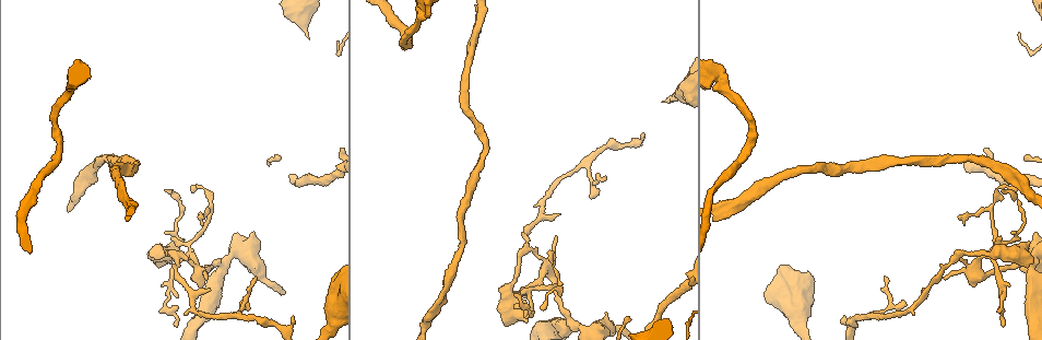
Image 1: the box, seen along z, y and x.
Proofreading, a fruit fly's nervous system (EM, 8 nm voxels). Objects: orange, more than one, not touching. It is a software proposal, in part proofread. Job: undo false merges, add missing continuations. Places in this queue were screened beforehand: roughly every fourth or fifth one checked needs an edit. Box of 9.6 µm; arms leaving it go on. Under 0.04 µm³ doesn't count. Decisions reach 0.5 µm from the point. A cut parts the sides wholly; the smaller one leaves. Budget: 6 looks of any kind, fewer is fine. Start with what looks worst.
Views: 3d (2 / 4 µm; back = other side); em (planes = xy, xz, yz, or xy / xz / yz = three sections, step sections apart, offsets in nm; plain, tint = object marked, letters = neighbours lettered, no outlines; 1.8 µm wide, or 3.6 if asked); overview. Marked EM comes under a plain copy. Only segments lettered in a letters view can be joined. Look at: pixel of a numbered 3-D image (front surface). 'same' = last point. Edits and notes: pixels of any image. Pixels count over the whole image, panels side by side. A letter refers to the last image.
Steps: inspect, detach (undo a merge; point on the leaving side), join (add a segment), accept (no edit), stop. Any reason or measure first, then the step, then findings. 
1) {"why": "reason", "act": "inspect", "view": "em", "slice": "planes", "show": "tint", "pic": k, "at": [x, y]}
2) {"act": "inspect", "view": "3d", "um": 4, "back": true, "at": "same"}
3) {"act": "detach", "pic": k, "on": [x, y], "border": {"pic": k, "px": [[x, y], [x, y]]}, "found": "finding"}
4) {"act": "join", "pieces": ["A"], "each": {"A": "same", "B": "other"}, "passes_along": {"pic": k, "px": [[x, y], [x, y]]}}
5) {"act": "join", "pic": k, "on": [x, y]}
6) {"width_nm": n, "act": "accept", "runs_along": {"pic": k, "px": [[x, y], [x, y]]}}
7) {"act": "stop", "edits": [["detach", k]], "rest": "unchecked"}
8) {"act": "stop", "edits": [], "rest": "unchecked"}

{"why": "thin end", "act": "inspect", "view": "em", "slice": "planes", "show": "letters", "pic": 1, "at": [640, 137]}

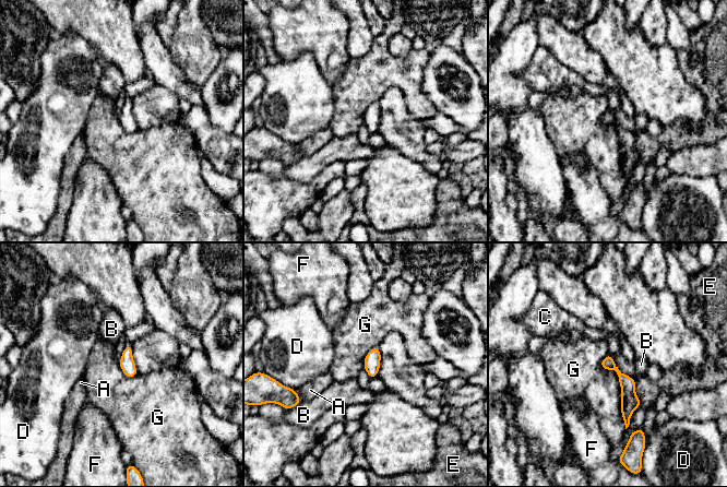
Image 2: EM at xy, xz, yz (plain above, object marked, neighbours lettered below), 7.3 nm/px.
{"width_nm": 90, "act": "accept", "each": {"A": "other", "B": "other", "C": "other", "D": "other", "E": "other", "F": "other", "G": "other"}, "border": {"pic": 2, "px": [[607, 353], [626, 428]]}, "found": "no lettered segment goes on from it"}

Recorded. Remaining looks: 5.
{"why": "branch stops here", "act": "inspect", "view": "3d", "um": 4, "pic": 1, "at": [515, 295]}

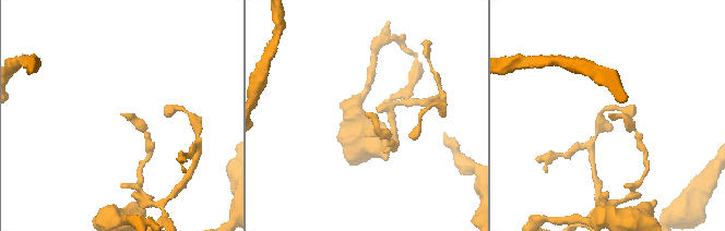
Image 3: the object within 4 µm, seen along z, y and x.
{"why": "now the EM", "act": "inspect", "view": "em", "slice": "xz", "step": 4, "show": "tint", "pic": 3, "at": [367, 115]}

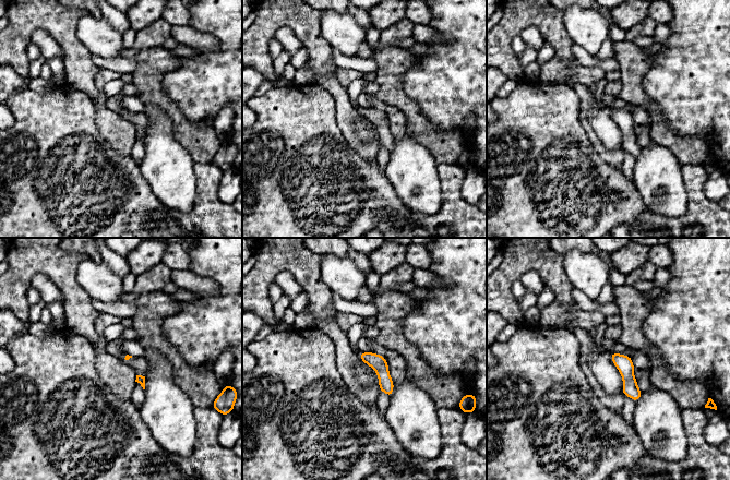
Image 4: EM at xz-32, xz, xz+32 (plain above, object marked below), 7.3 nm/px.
{"why": "another direction", "act": "inspect", "view": "em", "slice": "xy", "step": 8, "show": "letters", "at": "same"}

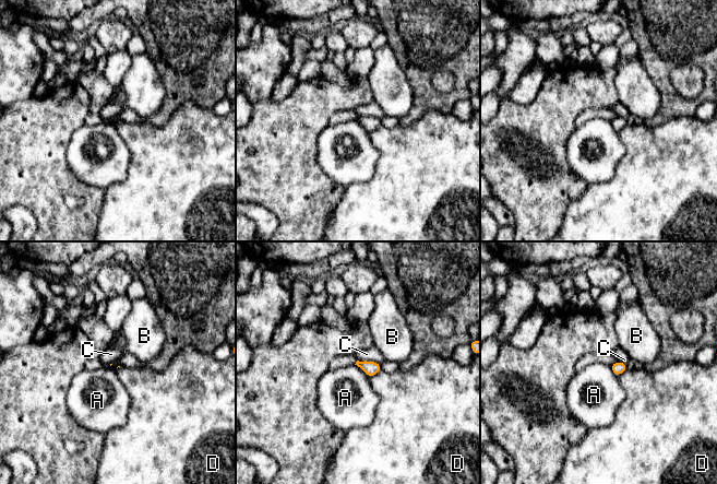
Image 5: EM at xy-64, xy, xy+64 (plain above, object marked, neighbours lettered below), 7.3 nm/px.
{"act": "accept", "each": {"A": "other", "B": "other", "C": "other", "D": "other"}, "border": {"pic": 5, "px": [[355, 364], [369, 377]]}, "found": "no lettered segment goes on from it"}

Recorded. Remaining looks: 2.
{"why": "branch stops here", "act": "inspect", "view": "em", "um": 3.6, "slice": "planes", "show": "letters", "pic": 1, "at": [203, 225]}

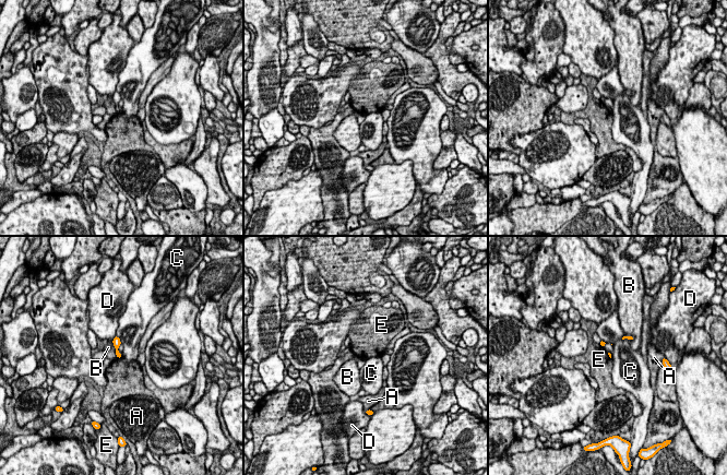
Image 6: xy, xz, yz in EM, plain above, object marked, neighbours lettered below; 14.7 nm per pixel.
{"act": "accept", "each": {"A": "other", "B": "other", "C": "other", "D": "other", "E": "other"}, "border": {"pic": 6, "px": [[117, 357], [121, 358]]}, "found": "no lettered segment goes on from it"}

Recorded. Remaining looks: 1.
{"act": "stop", "edits": [], "rest": "unchecked"}

